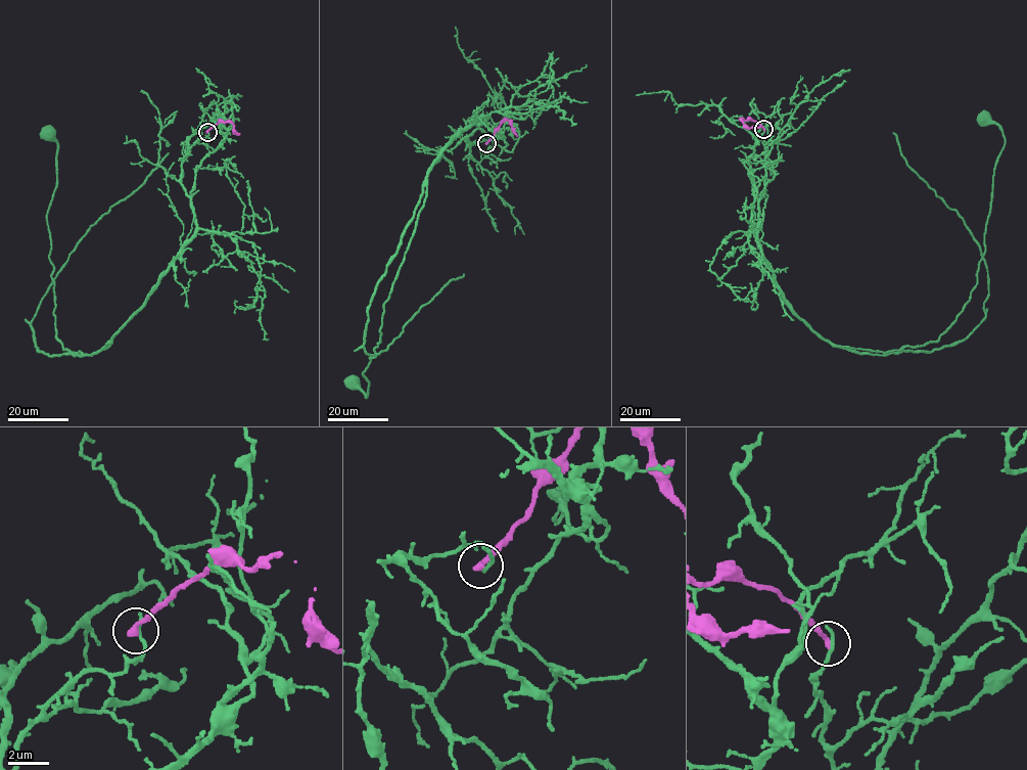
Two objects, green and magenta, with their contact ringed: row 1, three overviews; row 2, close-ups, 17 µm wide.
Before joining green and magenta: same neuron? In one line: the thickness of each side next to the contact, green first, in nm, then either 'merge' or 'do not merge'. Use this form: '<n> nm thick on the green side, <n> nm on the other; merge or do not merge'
200 nm thick on the green side, 320 nm on the other; do not merge

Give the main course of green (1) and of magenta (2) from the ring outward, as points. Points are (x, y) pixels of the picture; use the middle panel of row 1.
1: (486, 143), (466, 141), (484, 116), (429, 170), (362, 374), (365, 398), (357, 381)
2: (486, 143), (507, 120), (518, 136)

